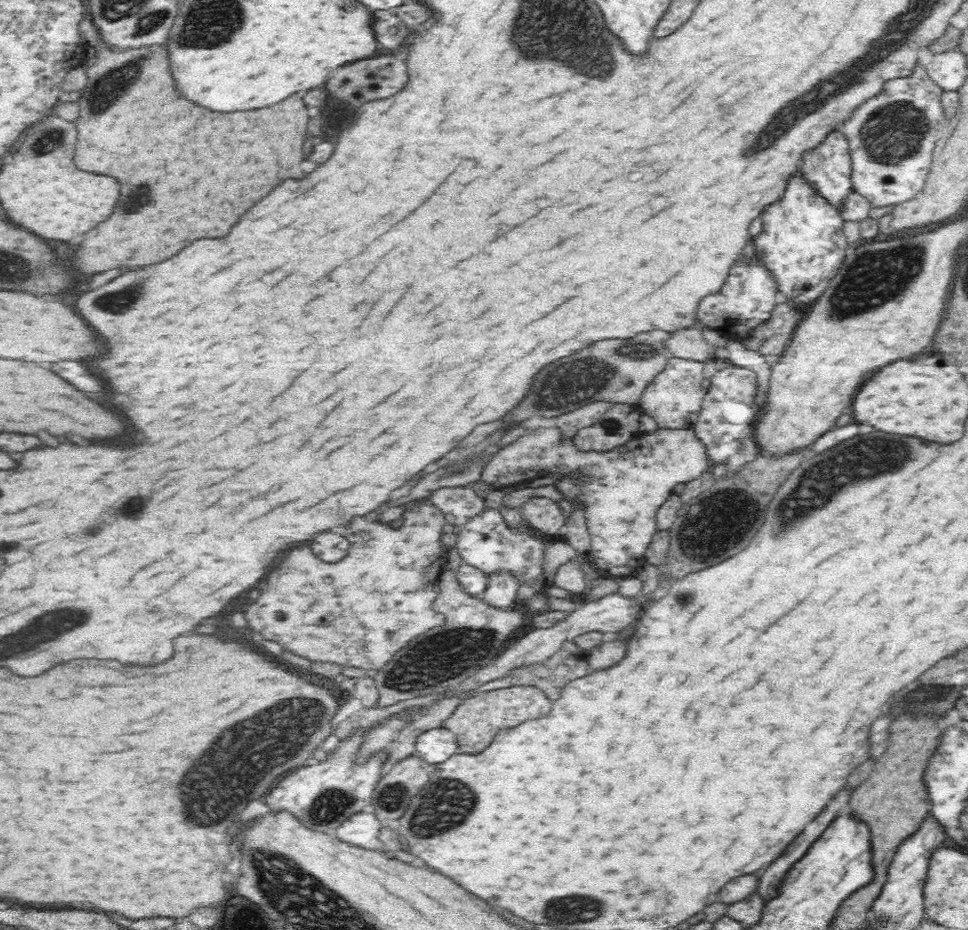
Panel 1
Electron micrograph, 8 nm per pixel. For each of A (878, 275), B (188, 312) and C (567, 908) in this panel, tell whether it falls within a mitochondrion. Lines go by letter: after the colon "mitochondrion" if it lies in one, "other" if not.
A: mitochondrion
B: other
C: mitochondrion

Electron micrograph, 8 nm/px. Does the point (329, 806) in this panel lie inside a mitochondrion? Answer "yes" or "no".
yes

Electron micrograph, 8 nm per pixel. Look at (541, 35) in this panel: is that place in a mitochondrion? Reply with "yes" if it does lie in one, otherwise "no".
yes

